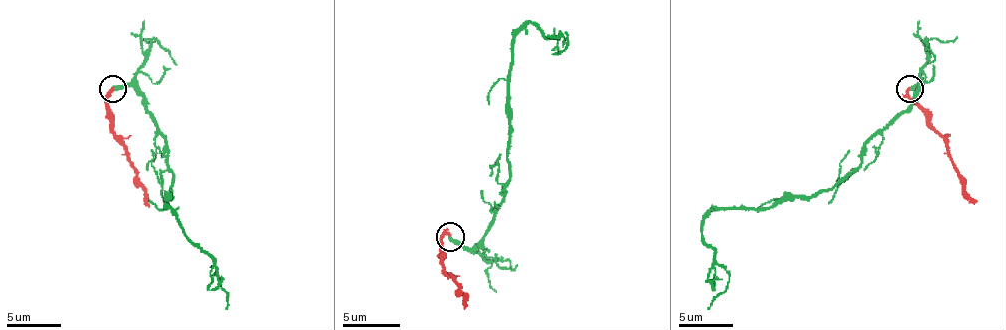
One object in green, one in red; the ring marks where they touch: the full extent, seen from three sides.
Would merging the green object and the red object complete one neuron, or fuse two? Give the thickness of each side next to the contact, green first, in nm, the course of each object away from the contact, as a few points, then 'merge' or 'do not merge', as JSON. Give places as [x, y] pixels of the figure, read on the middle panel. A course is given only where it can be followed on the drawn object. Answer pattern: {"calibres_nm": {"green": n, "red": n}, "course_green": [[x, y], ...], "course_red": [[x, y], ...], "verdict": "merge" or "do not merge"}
{"calibres_nm": {"green": 320, "red": 240}, "course_green": [[449, 237], [474, 249], [510, 178], [512, 37], [534, 23], [554, 36], [558, 53], [565, 32]], "course_red": [[449, 235], [442, 237], [439, 262], [466, 295], [467, 306]], "verdict": "do not merge"}

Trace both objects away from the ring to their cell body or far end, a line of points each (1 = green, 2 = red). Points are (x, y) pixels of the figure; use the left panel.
1: (112, 88), (129, 85), (138, 93), (165, 141), (174, 173), (164, 206), (210, 258), (226, 309)
2: (112, 88), (107, 101), (109, 132), (121, 143), (149, 206)

